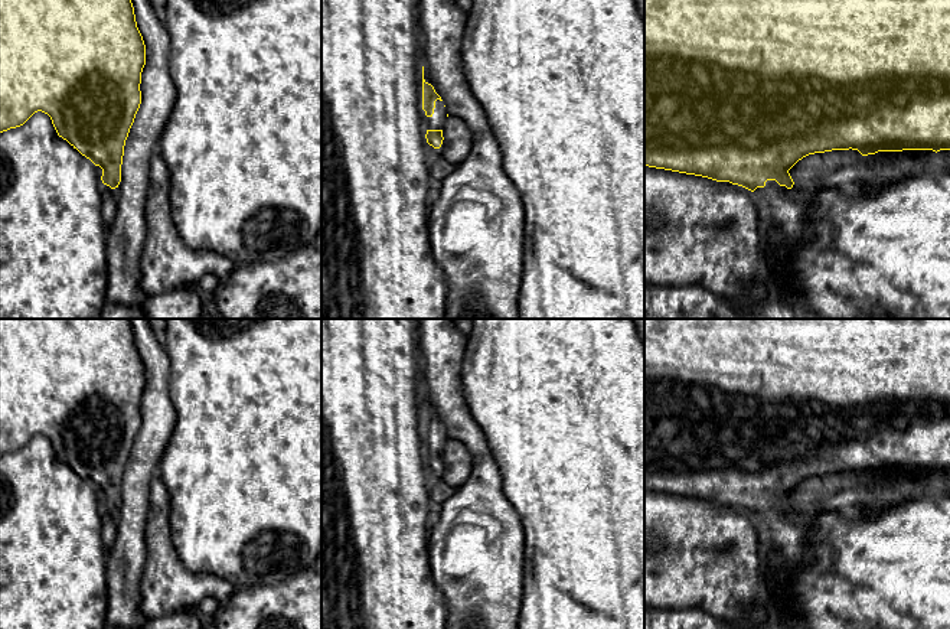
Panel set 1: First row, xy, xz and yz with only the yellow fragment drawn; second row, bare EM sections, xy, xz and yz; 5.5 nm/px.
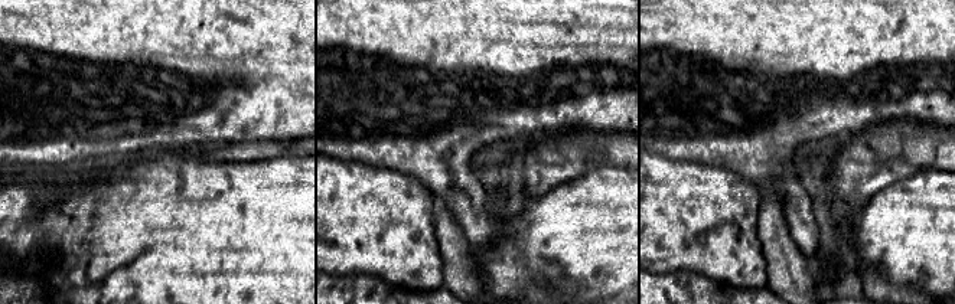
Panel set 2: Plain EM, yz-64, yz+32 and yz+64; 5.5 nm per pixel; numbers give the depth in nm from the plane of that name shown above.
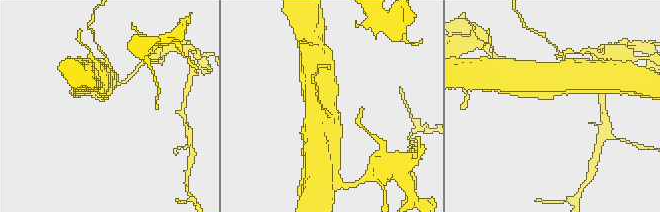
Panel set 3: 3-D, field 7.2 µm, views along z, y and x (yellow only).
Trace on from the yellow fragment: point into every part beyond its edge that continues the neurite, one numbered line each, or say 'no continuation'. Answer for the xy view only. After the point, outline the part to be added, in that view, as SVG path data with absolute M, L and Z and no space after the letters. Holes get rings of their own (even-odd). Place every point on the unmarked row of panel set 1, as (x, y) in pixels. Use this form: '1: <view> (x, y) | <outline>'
1: xy (108, 524) | M101 508L101 541L108 554L115 542L118 519L112 516L111 511Z

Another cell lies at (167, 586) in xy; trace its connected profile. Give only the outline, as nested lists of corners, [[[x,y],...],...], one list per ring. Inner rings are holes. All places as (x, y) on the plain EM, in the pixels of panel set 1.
[[[156,475],[150,483],[150,503],[144,531],[147,558],[140,583],[141,612],[156,619],[179,610],[196,610],[206,597],[216,599],[221,606],[232,596],[235,587],[208,573],[192,573],[180,561],[170,537],[170,496],[161,478]]]

